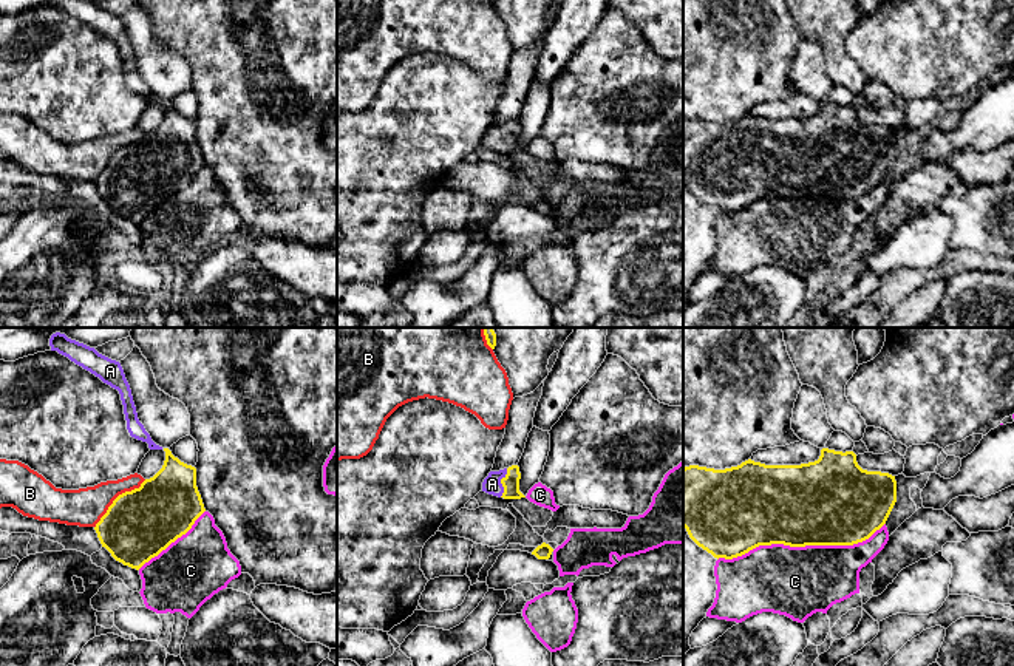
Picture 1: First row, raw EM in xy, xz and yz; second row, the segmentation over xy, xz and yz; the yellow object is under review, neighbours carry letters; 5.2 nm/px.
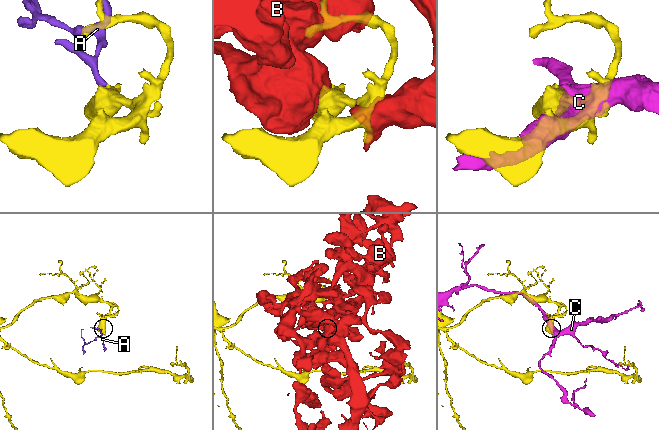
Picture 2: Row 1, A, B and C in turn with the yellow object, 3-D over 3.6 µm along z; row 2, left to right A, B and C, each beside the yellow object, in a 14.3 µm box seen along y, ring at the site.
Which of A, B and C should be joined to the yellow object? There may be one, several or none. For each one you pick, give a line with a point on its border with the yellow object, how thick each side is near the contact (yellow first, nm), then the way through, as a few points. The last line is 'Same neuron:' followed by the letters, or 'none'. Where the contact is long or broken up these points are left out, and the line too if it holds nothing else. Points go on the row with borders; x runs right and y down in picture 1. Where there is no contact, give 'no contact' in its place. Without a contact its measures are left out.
A: meets yellow in xz at (501, 482); 90 nm thick on the yellow side, 100 nm on the other; runs through xz (510, 482), (501, 482), (492, 484)
Same neuron: A

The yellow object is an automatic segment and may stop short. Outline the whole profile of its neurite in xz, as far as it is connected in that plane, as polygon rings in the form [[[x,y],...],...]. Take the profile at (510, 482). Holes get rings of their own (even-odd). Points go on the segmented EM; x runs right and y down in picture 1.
[[[518,465],[490,471],[482,482],[482,491],[504,499],[521,499],[526,496],[519,491],[519,479],[521,473]]]

